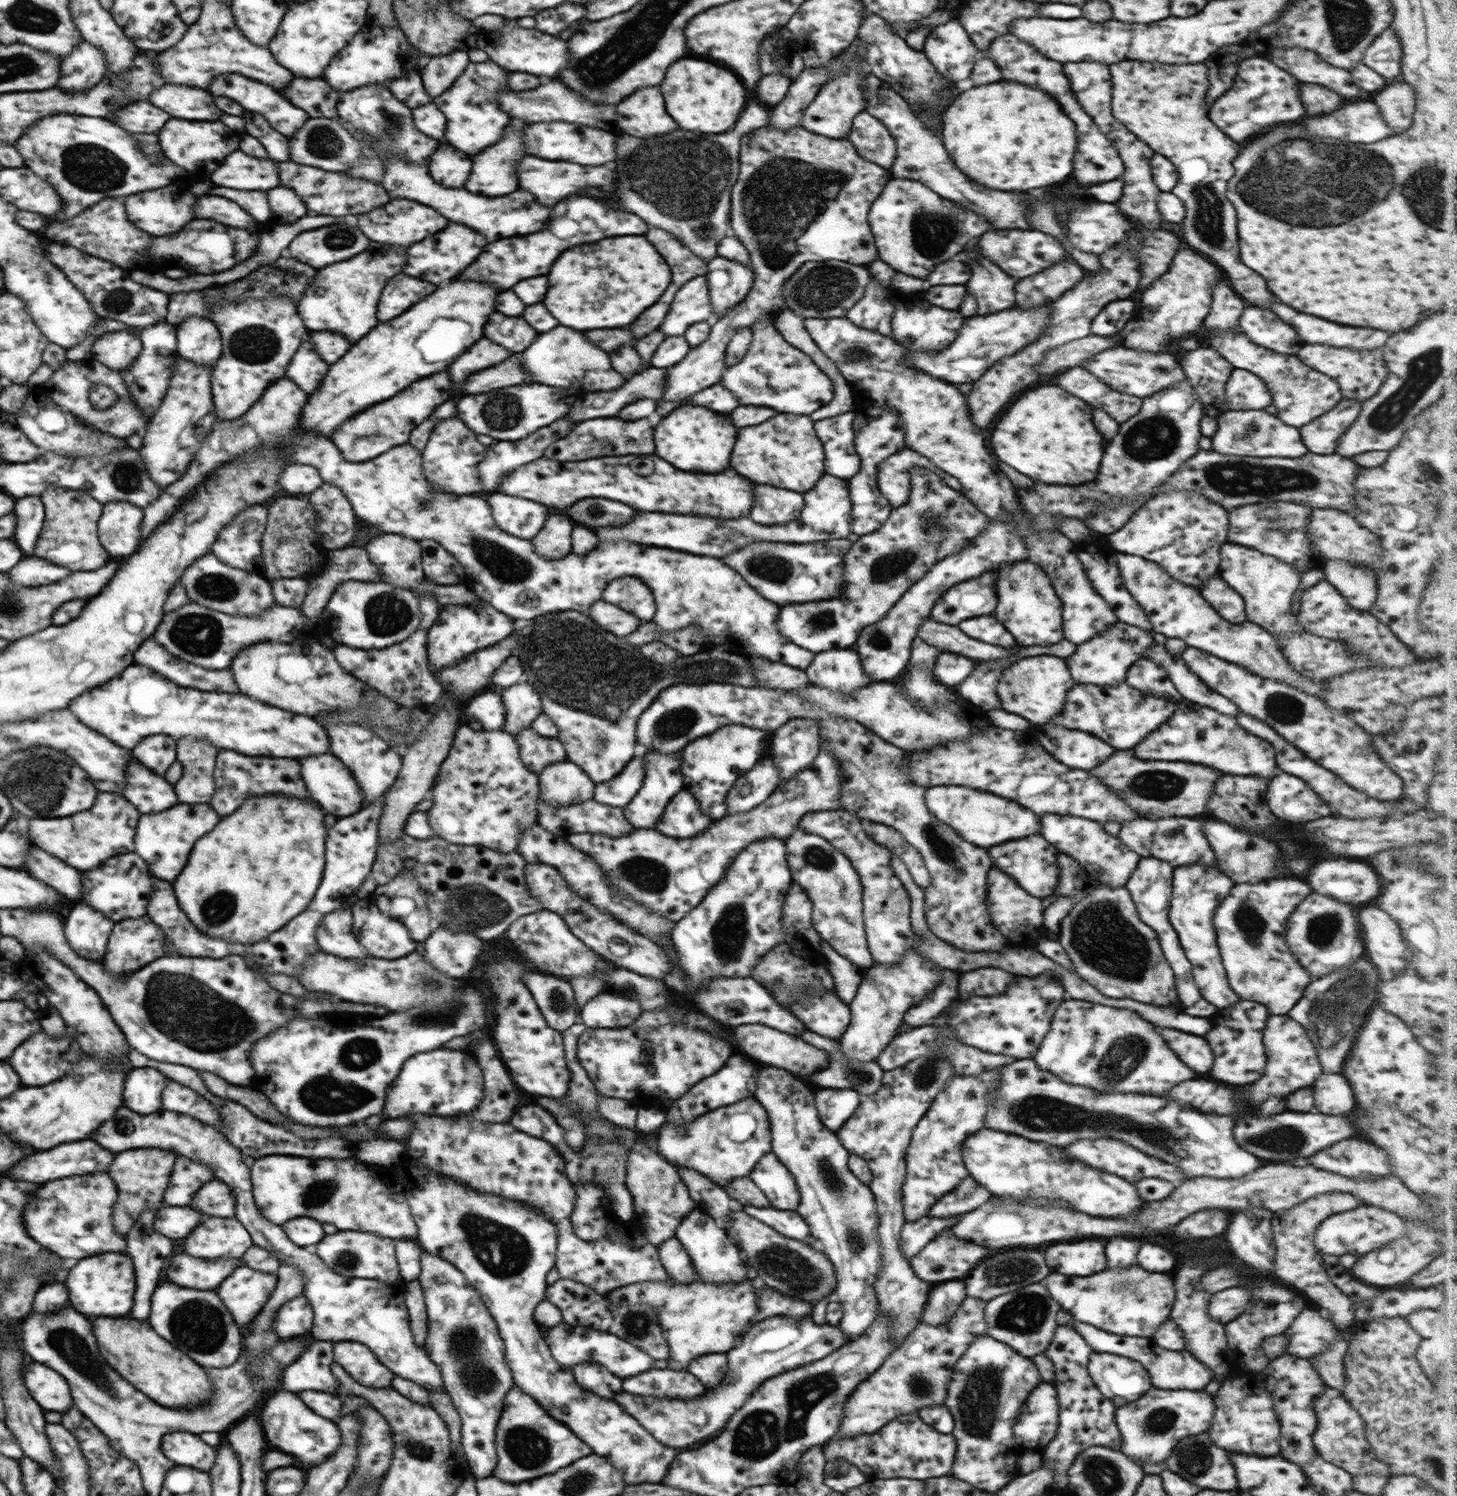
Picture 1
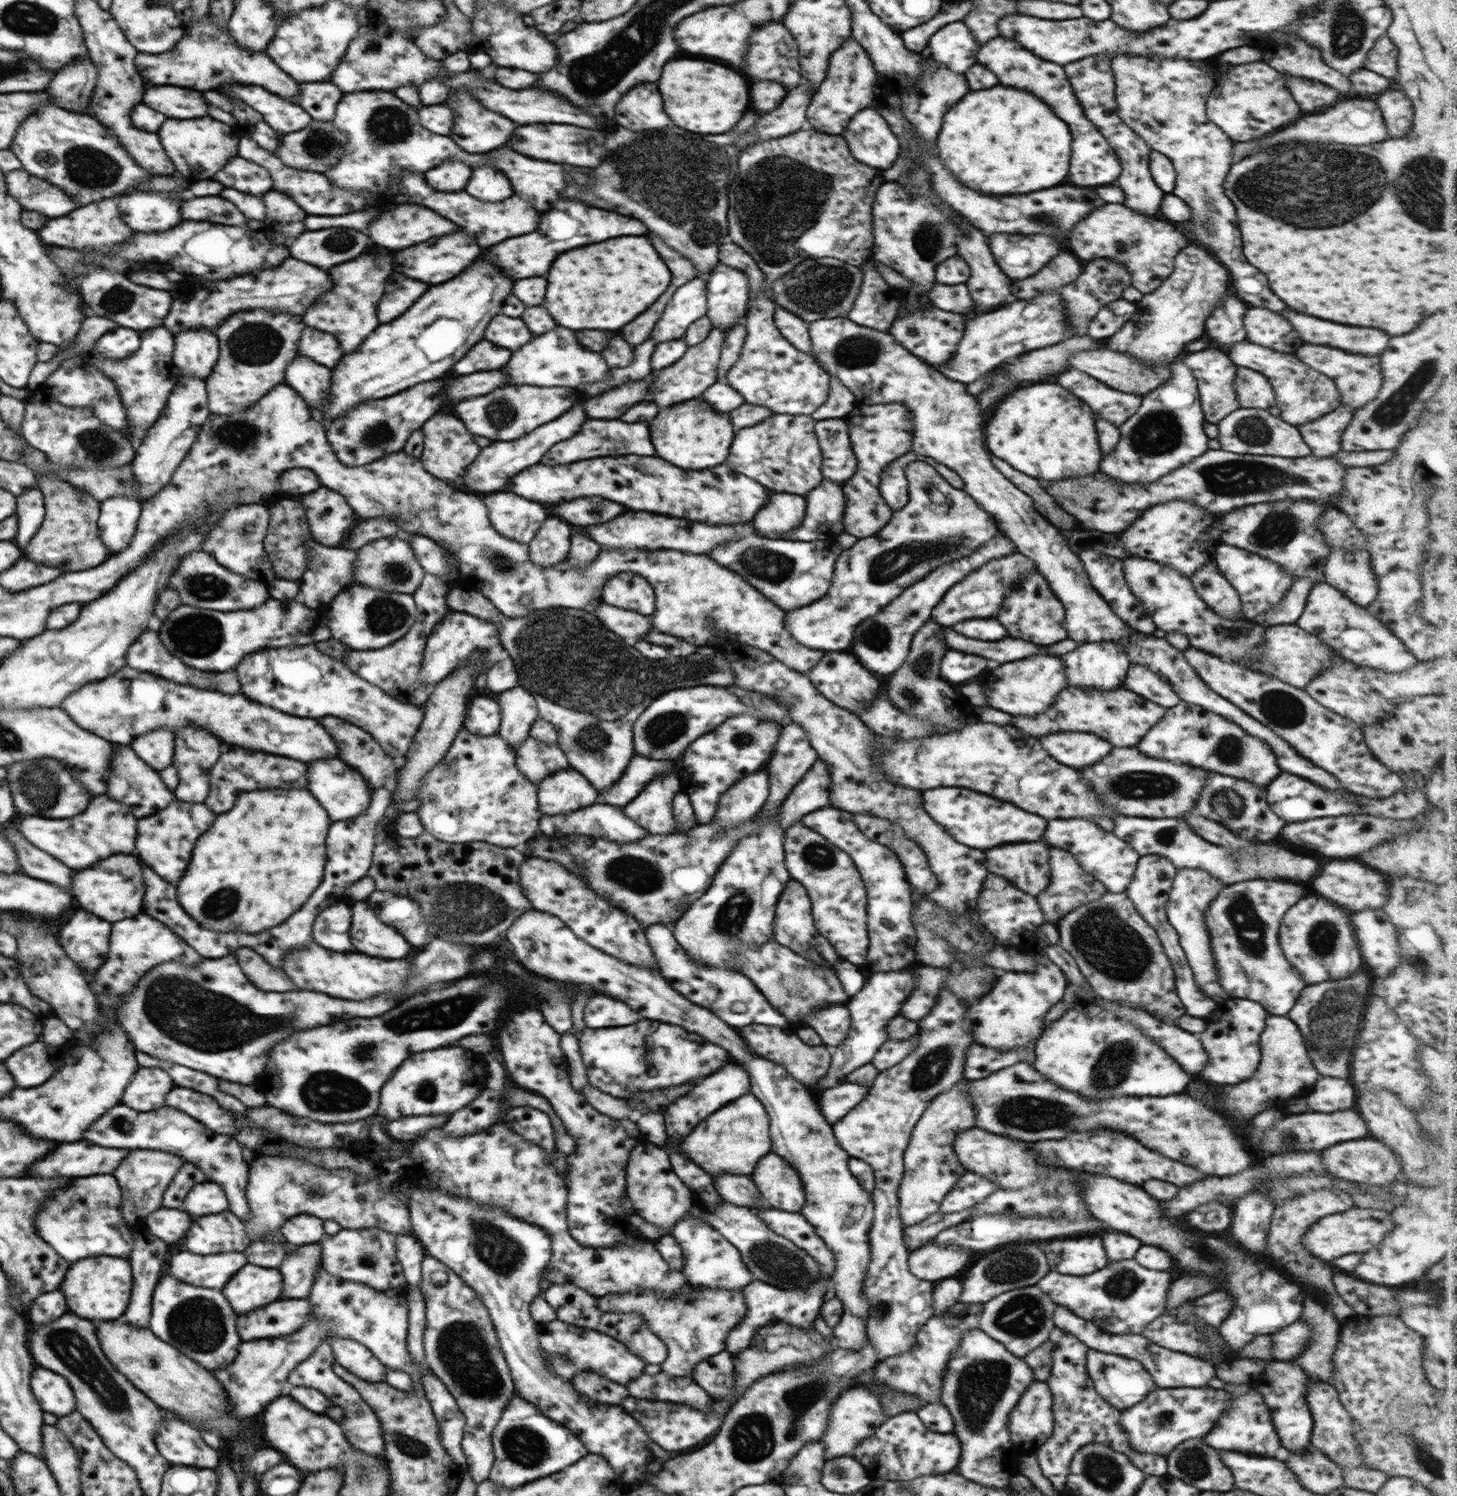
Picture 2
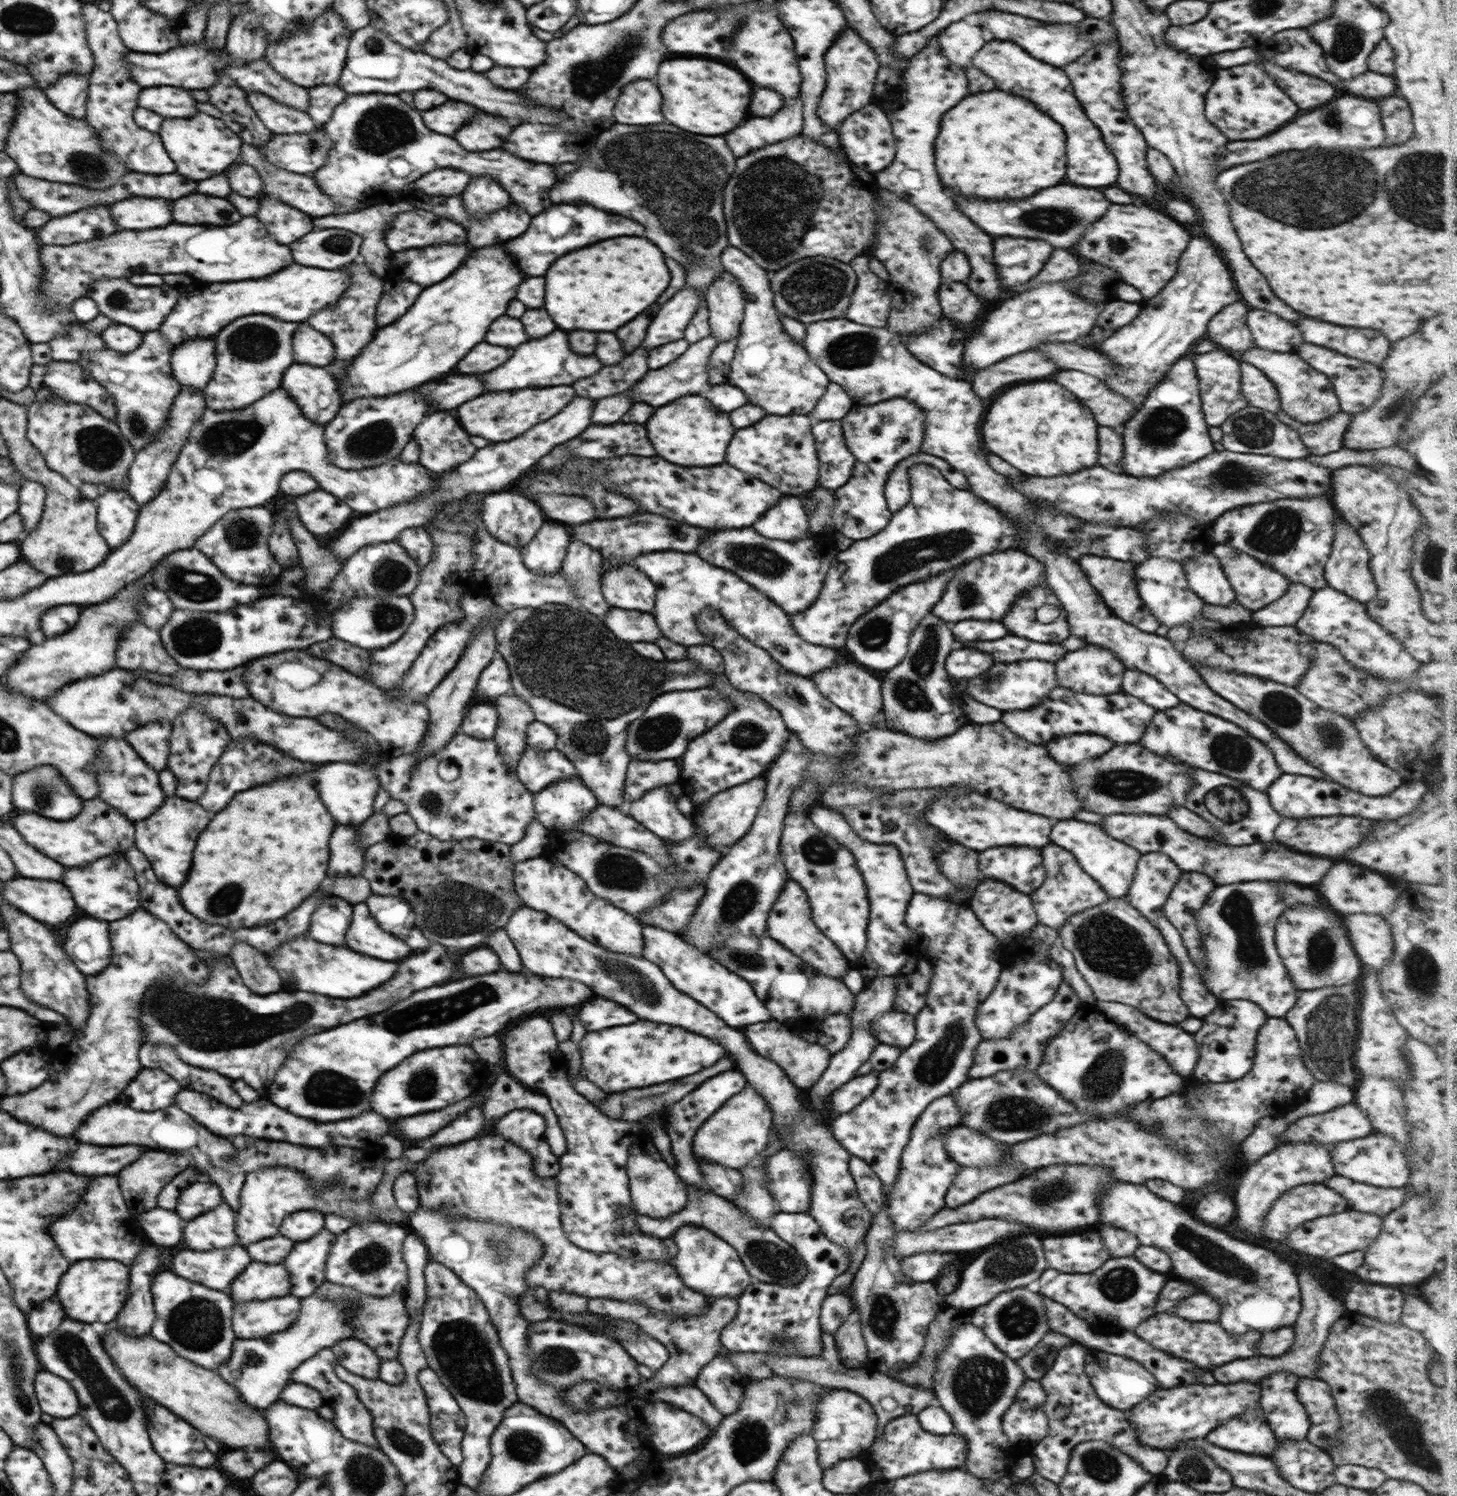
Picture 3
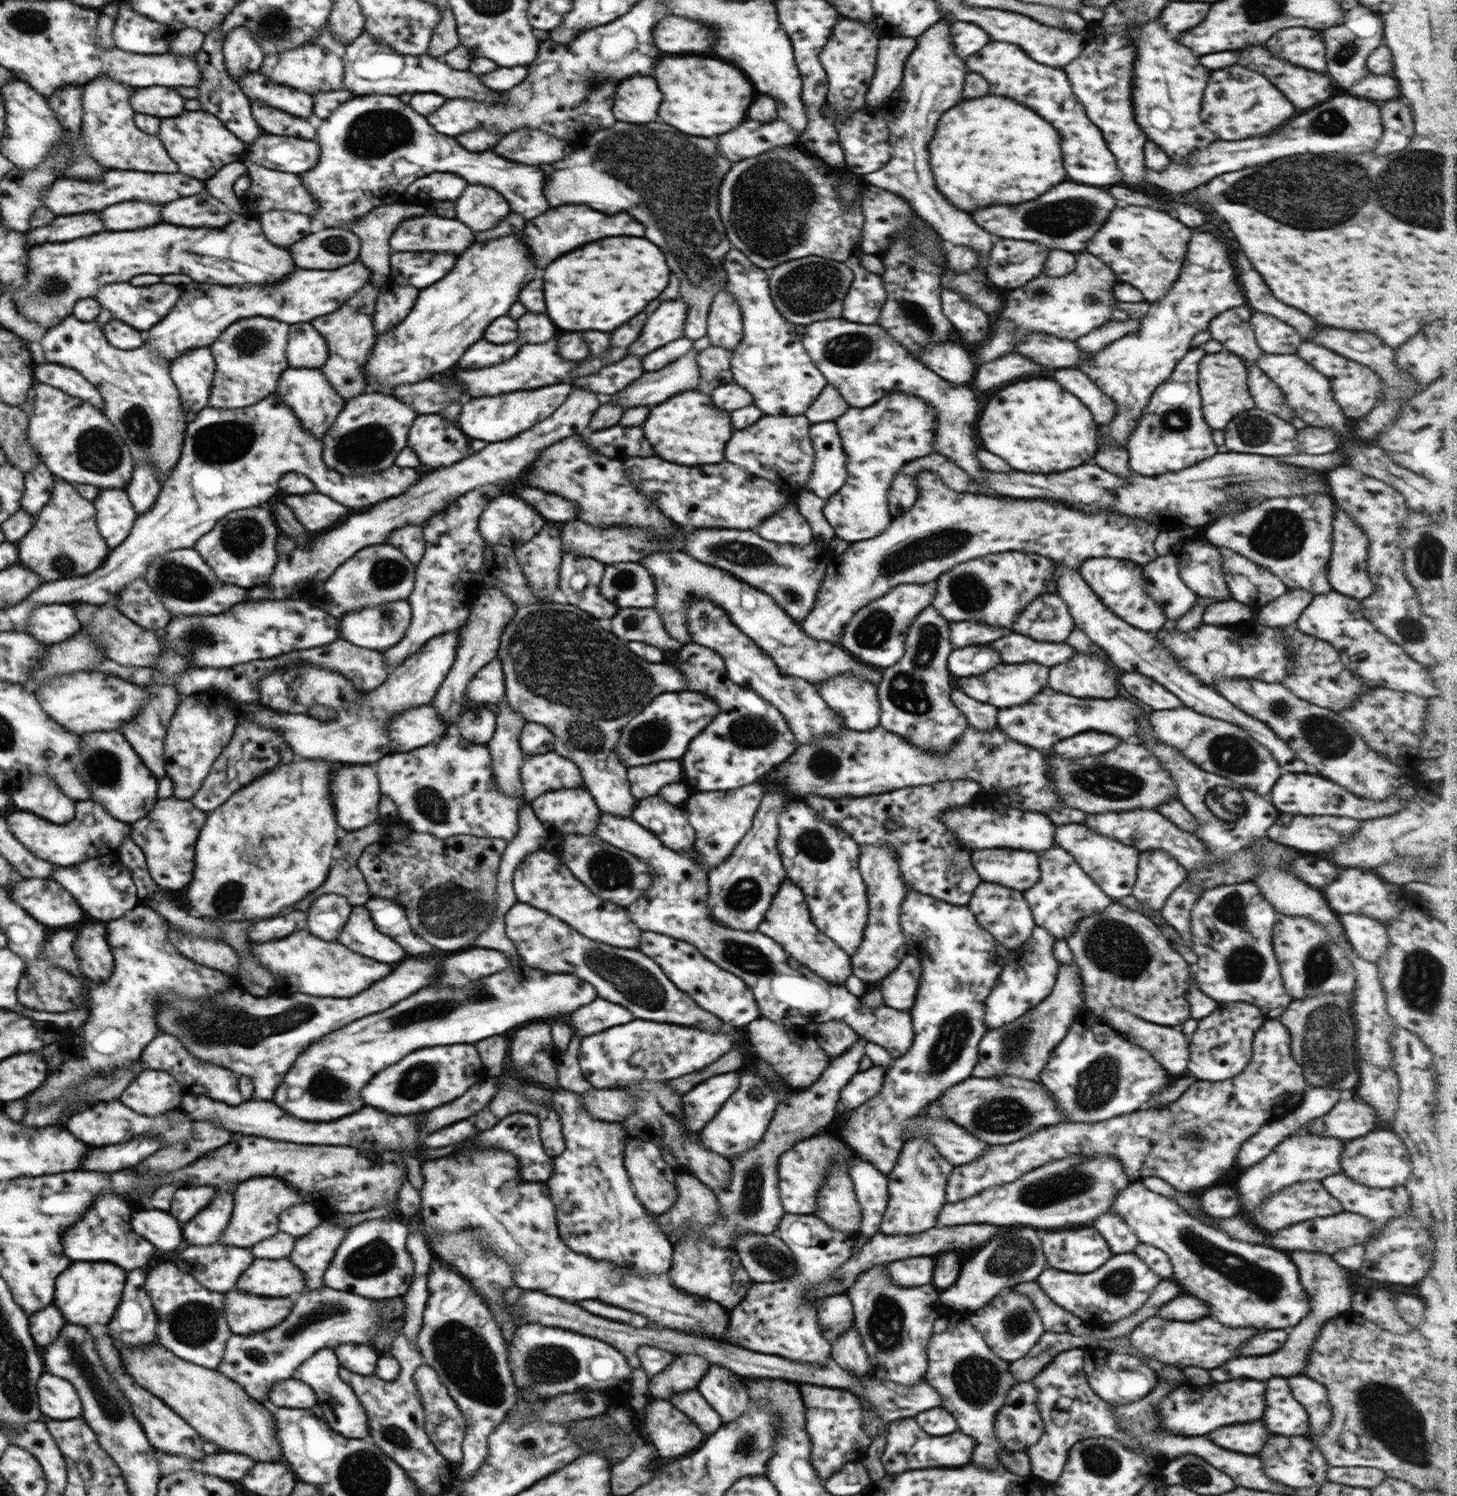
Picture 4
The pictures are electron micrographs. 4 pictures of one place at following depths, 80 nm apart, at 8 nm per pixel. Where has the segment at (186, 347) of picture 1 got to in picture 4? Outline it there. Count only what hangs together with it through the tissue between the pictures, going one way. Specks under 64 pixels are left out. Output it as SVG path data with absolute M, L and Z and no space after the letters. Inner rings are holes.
M209 346L185 352L170 366L183 410L198 414L208 407L216 363Z

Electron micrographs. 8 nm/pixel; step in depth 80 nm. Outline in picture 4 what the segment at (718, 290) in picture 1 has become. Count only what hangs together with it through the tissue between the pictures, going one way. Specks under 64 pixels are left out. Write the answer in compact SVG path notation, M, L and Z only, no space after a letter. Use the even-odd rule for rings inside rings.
M723 286L712 301L707 318L707 337L712 346L734 351L743 337L740 305Z

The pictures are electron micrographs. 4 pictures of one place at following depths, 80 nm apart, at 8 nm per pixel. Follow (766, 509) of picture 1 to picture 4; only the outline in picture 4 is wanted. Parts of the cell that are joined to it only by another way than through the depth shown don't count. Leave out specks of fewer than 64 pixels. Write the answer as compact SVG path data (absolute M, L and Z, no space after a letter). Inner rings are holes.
M788 504L784 512L769 516L759 526L758 534L764 540L776 542L776 544L806 546L814 540L810 523L798 512L796 504Z

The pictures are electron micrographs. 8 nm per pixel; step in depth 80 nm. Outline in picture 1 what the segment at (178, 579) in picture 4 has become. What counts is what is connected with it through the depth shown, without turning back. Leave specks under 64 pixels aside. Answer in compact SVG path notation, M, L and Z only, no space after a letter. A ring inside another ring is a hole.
M211 552L196 559L180 576L179 583L186 589L190 603L229 615L256 616L276 605L271 583L262 573L232 568L218 560Z

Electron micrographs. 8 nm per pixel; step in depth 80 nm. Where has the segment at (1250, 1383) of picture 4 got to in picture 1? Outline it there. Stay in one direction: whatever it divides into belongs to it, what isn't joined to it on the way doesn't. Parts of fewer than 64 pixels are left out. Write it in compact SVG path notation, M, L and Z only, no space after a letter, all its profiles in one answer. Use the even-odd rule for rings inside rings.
M1153 1386L1138 1400L1117 1407L1115 1421L1122 1438L1120 1451L1138 1464L1164 1464L1182 1439L1206 1432L1210 1428L1212 1416L1214 1396L1204 1389L1162 1390Z

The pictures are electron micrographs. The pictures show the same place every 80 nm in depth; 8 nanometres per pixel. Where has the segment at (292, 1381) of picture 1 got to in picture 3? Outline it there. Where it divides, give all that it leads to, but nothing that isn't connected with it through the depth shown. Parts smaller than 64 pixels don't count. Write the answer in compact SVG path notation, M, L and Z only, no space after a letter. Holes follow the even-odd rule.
M330 1348L320 1350L316 1356L312 1356L312 1360L305 1360L291 1374L290 1380L301 1382L306 1386L316 1388L320 1394L324 1396L323 1402L328 1408L334 1410L333 1423L344 1438L356 1441L368 1446L379 1448L376 1435L374 1435L373 1418L369 1410L362 1404L357 1395L356 1389L343 1380L338 1380L337 1374L334 1374L334 1366L336 1366L336 1356Z

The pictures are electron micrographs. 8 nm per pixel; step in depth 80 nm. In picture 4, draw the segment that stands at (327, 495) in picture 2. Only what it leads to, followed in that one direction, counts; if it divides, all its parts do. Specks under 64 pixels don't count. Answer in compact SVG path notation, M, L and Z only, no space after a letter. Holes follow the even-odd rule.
M324 494L286 495L282 502L292 510L296 520L312 534L323 533L346 518L348 507Z

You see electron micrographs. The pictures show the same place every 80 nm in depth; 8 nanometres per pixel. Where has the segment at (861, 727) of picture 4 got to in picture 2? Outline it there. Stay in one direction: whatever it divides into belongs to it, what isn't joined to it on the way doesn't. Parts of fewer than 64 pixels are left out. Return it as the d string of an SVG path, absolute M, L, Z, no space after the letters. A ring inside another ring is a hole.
M847 650L828 651L822 660L812 668L812 671L807 673L807 676L814 685L815 691L820 692L820 695L824 695L834 705L855 715L874 703L878 691L883 686L883 682L876 680L855 655Z

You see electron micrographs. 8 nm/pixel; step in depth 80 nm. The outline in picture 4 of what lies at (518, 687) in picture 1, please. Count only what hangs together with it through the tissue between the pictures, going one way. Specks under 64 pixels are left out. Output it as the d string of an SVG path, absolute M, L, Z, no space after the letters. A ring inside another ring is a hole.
M506 700L494 707L497 717L495 734L487 743L492 759L491 767L497 787L510 796L521 796L521 766L525 754L520 747L520 734L526 724L525 718L514 713Z

